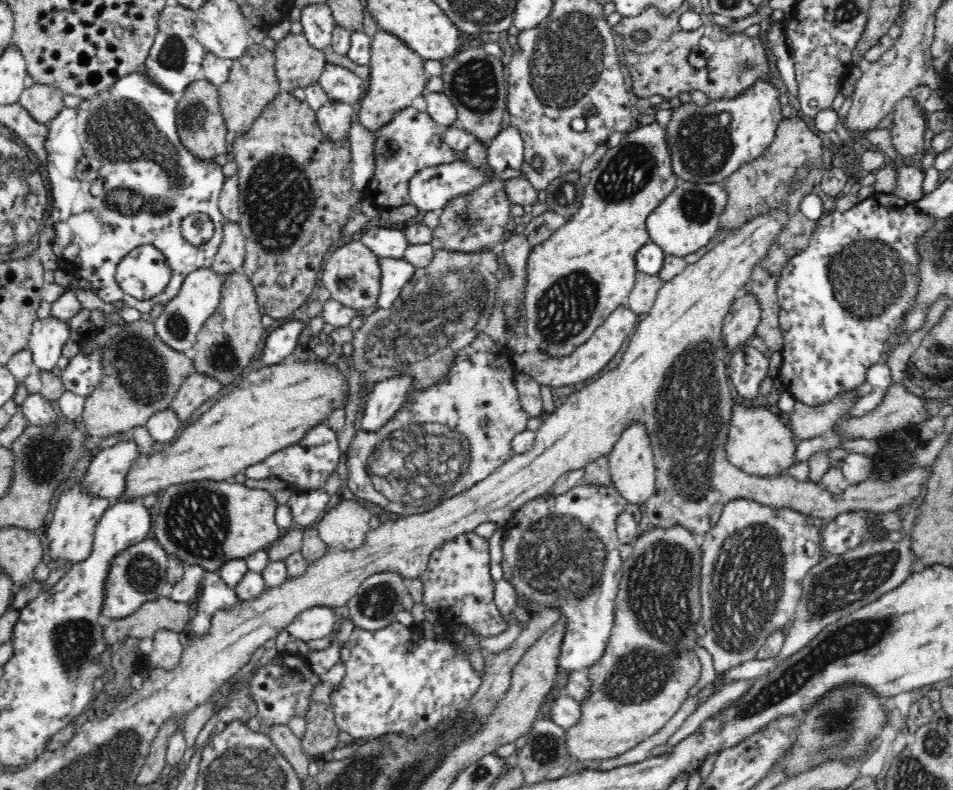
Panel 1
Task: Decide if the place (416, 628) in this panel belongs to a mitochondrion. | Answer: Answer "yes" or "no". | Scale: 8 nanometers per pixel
no

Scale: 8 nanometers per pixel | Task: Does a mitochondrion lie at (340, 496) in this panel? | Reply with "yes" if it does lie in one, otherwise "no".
no

